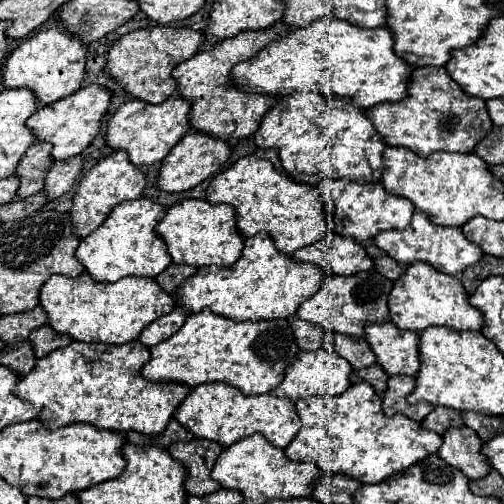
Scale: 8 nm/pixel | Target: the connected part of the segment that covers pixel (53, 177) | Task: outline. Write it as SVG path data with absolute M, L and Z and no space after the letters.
M80 154L54 162L54 166L48 172L48 180L44 184L44 192L48 194L48 198L54 200L54 196L60 198L62 194L66 194L74 186L78 174L82 172L82 166L84 166L84 156Z

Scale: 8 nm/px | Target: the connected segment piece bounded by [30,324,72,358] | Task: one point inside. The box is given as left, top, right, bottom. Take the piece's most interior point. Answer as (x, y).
(44, 339)

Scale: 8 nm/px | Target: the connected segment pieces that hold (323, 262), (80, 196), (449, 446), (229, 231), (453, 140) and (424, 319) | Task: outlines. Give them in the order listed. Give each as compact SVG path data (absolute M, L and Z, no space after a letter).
M326 234L316 244L300 248L292 254L298 262L312 262L324 268L328 274L356 274L362 270L372 270L374 260L368 256L364 246L354 238L340 234Z
M118 150L112 156L100 160L80 182L76 196L74 196L74 206L70 210L72 214L72 222L76 228L76 234L80 238L86 238L88 234L92 234L100 224L104 224L104 220L108 218L108 214L112 212L114 206L118 206L124 200L132 200L132 198L140 198L144 194L144 188L148 184L148 176L142 168L134 166L128 160L128 152L126 150Z
M468 426L448 428L442 436L444 444L438 454L444 462L460 468L470 480L480 480L492 470L488 458L482 454L482 440Z
M184 200L174 204L160 220L158 234L168 246L168 252L176 264L202 266L232 266L244 248L244 236L236 228L236 212L228 204L210 204L206 200Z
M422 66L412 72L408 98L402 102L384 102L368 110L376 130L390 146L406 146L420 156L432 152L472 152L476 144L492 132L492 120L486 102L468 96L448 74L444 66Z
M426 262L410 264L394 282L390 296L390 320L398 328L414 332L422 332L430 326L448 326L454 330L480 330L484 326L484 316L470 304L462 282L456 276L438 272Z

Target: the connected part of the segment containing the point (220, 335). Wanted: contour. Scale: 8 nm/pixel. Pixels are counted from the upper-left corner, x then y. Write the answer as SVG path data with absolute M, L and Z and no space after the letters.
M210 308L194 312L184 326L168 340L150 348L150 362L144 366L144 378L156 382L184 382L198 386L204 382L228 382L242 394L274 392L284 380L284 372L298 356L290 320L236 322L226 316L212 314Z

